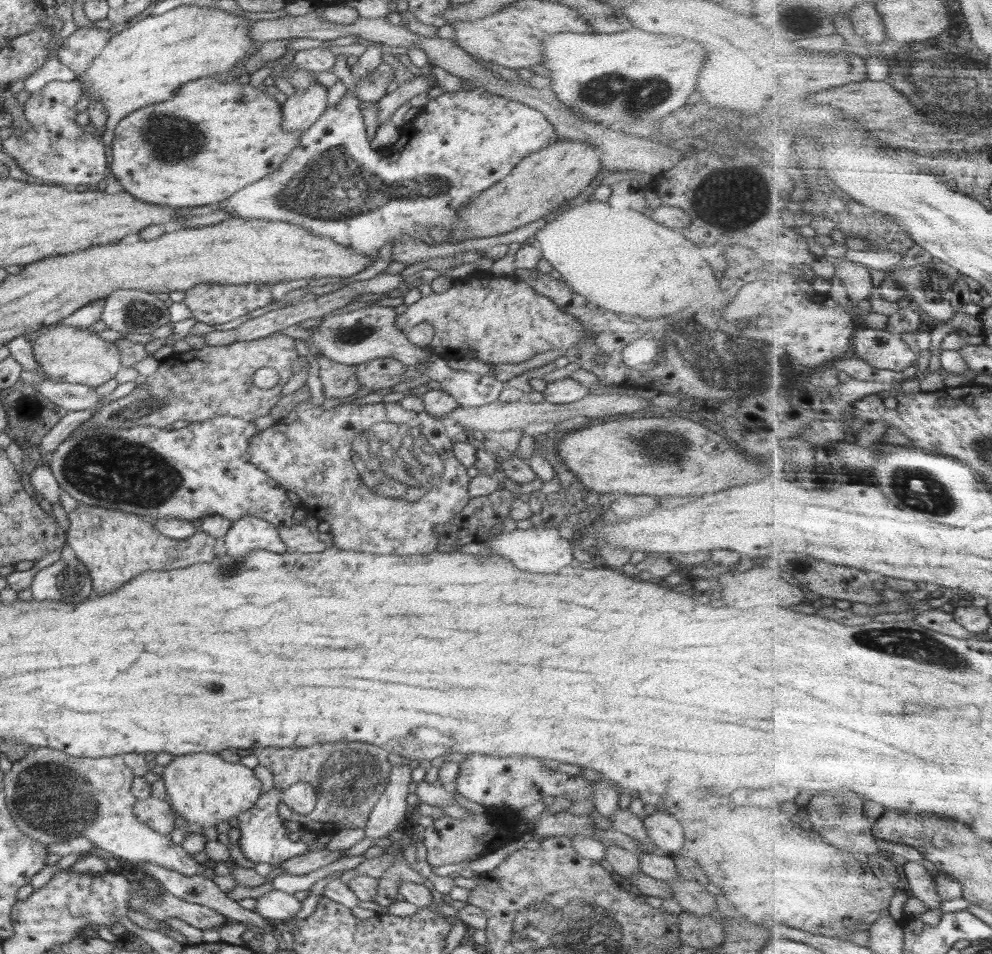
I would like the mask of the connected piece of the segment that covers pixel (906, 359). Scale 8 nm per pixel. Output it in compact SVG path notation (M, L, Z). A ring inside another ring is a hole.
M859 326L852 343L856 357L882 370L902 372L920 360L902 335L886 329Z

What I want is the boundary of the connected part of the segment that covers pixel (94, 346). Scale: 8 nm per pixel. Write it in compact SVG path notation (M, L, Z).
M64 325L50 328L36 337L32 349L43 373L57 383L81 384L93 389L114 378L122 365L118 348L99 337L93 328L79 329Z

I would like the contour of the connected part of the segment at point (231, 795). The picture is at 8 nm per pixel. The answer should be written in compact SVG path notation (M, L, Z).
M192 753L175 756L165 766L163 775L167 800L190 823L202 828L222 829L230 818L250 810L260 798L260 780L242 763L227 762L219 754Z

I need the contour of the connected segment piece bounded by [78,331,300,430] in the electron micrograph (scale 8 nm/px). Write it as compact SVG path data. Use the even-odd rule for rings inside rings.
M287 331L275 332L273 335L259 340L234 342L227 346L205 346L202 349L192 349L180 353L173 351L172 354L159 361L158 370L147 376L144 383L136 387L128 396L104 404L86 422L79 424L78 430L133 426L155 426L164 429L167 424L172 424L177 420L186 420L189 423L204 422L224 415L253 422L259 416L268 415L270 409L282 397L280 396L282 387L296 373L291 367L296 359L300 359L300 354L296 350L291 332ZM264 367L274 368L280 374L280 382L268 390L258 388L252 382L254 372Z

